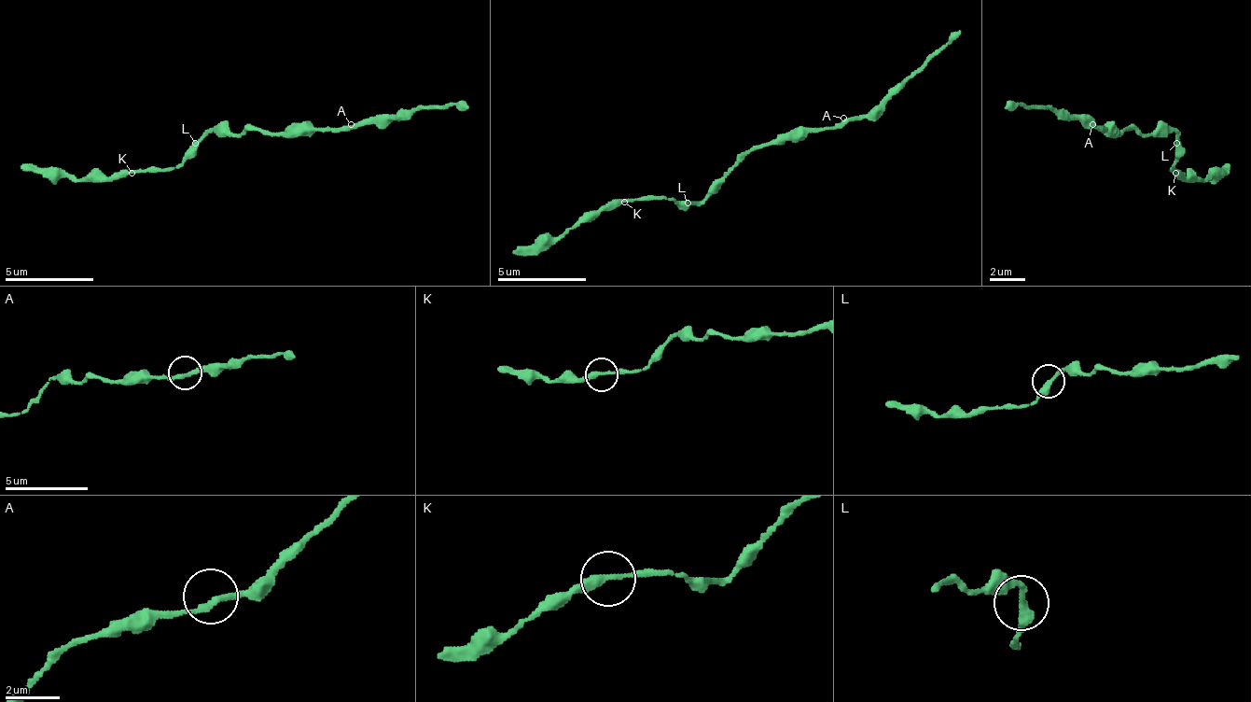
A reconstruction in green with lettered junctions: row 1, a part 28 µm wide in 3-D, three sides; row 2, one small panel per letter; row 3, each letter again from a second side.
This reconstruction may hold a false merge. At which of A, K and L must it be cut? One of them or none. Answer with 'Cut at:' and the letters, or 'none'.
Cut at: none

